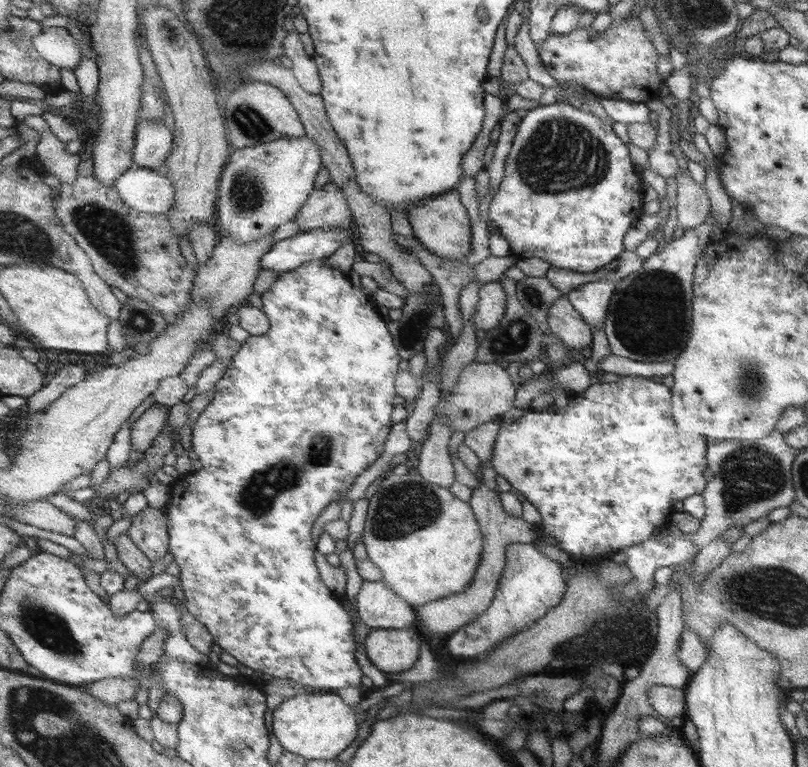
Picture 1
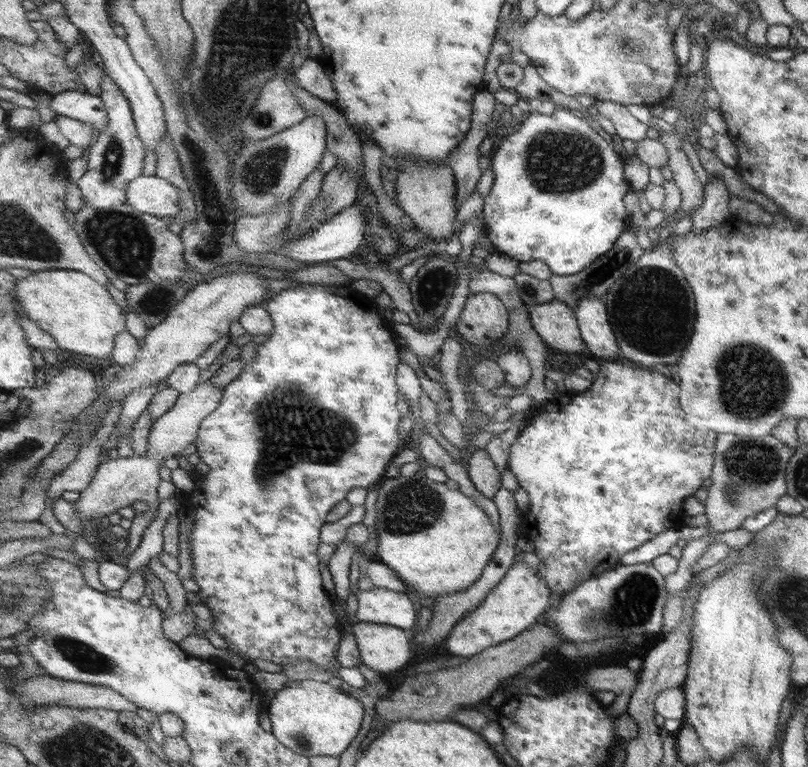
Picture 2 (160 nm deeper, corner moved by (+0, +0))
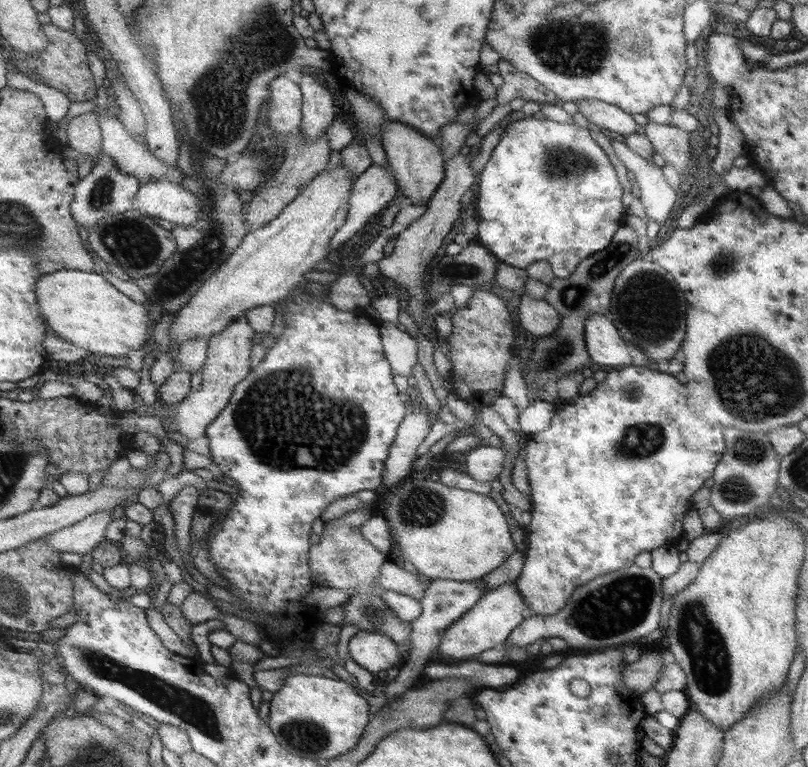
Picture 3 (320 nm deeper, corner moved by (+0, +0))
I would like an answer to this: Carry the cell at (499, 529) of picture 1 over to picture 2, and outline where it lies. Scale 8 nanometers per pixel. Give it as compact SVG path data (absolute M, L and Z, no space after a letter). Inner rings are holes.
M477 449L471 453L467 460L466 471L475 490L487 498L491 498L492 494L499 490L500 472L484 449Z

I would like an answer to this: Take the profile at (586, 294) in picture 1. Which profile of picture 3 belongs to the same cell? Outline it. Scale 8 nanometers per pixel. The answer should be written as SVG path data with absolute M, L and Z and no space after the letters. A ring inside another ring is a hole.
M592 314L584 326L584 344L590 362L617 369L631 365L627 348L617 328L605 314Z

